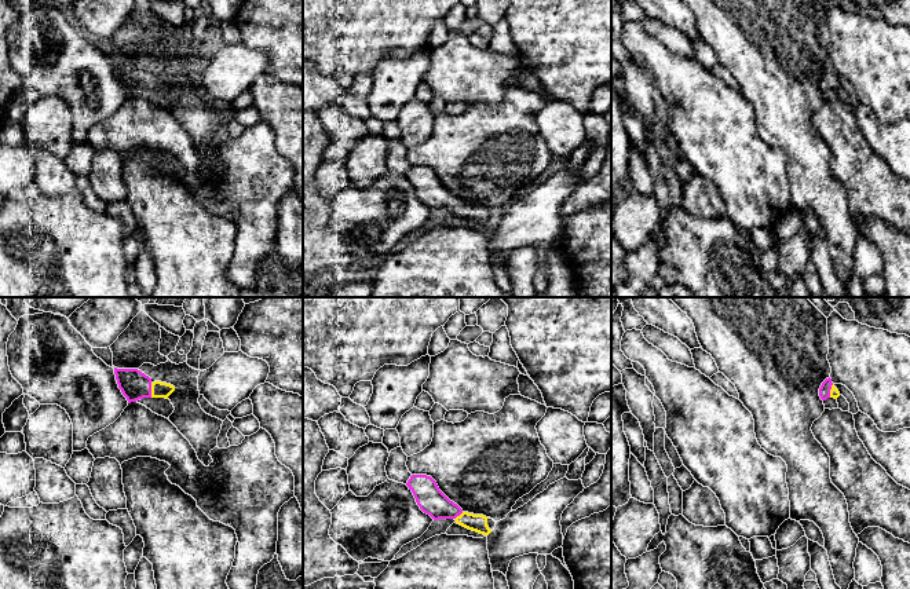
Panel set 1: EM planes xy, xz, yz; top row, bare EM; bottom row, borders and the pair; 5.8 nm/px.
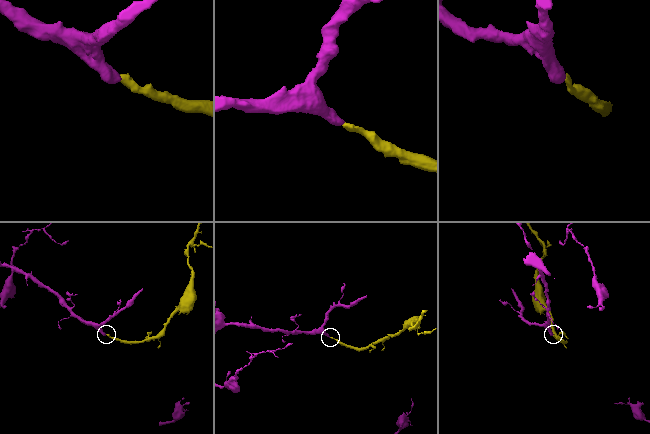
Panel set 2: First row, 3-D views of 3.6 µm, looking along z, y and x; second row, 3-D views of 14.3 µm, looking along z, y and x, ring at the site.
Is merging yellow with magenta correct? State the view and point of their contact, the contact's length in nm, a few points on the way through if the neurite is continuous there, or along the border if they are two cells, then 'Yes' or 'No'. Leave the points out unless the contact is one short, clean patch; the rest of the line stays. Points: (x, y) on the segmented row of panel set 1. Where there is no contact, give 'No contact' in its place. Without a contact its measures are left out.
Touches yellow at xy (152, 390). Shared border 90 nm. Path across: xy (159, 390), (152, 390), (134, 384). Yes

